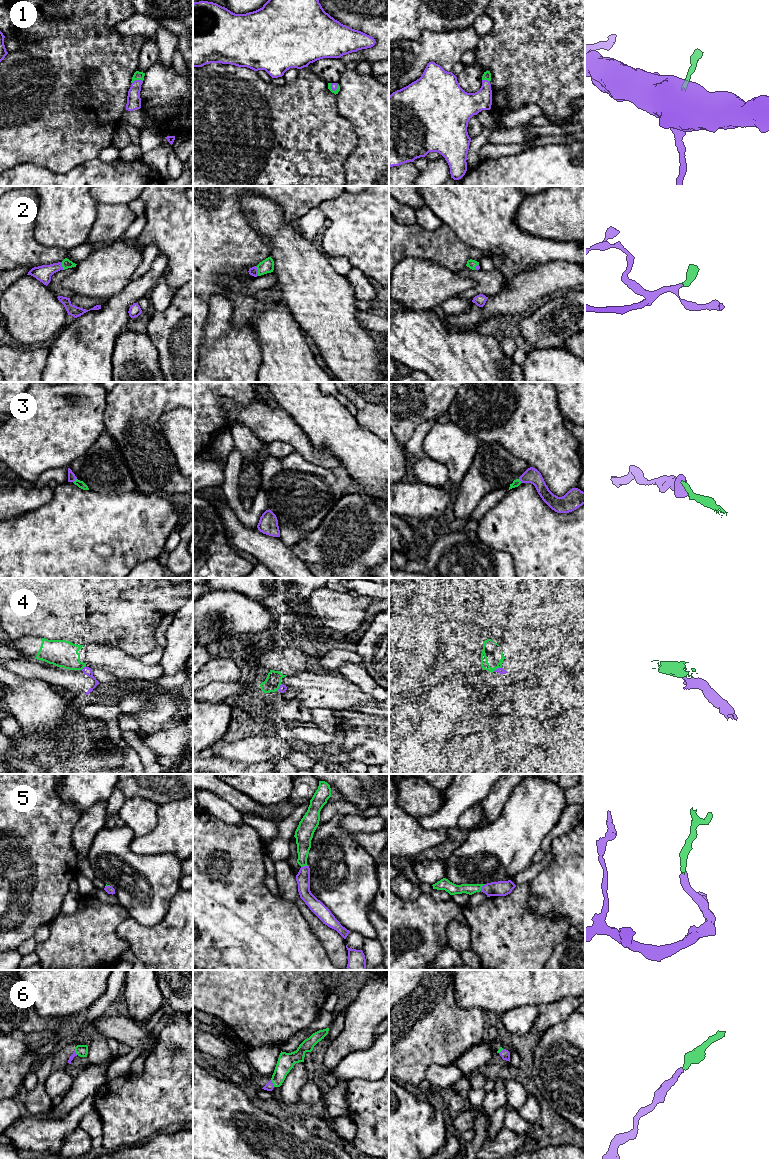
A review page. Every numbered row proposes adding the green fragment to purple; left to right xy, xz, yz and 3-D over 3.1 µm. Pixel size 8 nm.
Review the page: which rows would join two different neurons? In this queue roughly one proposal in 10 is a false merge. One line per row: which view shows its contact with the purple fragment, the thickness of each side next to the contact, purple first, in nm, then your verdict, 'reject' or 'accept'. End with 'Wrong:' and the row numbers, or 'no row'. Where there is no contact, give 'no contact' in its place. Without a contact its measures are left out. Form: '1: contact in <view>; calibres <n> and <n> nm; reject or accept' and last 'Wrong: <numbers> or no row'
1: contact in xy; calibres 110 and 70 nm; accept
2: contact in xz; calibres 70 and 110 nm; accept
3: contact in yz; calibres 120 and 60 nm; accept
4: contact in xy; calibres 70 and 220 nm; reject
5: contact in yz; calibres 130 and 90 nm; accept
6: contact in xz; calibres 70 and 140 nm; accept
Wrong: 4

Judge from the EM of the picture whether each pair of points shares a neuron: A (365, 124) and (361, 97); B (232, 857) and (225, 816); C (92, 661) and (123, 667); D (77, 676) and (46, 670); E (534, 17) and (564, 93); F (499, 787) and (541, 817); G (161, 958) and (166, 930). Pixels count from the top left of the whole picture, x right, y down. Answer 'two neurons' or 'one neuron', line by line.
A: one neuron
B: two neurons
C: one neuron
D: one neuron
E: one neuron
F: two neurons
G: one neuron

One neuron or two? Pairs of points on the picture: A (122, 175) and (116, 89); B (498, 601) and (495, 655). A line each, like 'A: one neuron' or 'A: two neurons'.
A: two neurons
B: two neurons

